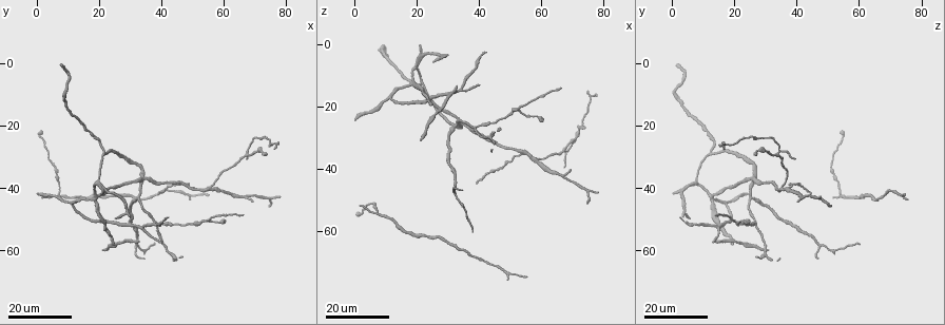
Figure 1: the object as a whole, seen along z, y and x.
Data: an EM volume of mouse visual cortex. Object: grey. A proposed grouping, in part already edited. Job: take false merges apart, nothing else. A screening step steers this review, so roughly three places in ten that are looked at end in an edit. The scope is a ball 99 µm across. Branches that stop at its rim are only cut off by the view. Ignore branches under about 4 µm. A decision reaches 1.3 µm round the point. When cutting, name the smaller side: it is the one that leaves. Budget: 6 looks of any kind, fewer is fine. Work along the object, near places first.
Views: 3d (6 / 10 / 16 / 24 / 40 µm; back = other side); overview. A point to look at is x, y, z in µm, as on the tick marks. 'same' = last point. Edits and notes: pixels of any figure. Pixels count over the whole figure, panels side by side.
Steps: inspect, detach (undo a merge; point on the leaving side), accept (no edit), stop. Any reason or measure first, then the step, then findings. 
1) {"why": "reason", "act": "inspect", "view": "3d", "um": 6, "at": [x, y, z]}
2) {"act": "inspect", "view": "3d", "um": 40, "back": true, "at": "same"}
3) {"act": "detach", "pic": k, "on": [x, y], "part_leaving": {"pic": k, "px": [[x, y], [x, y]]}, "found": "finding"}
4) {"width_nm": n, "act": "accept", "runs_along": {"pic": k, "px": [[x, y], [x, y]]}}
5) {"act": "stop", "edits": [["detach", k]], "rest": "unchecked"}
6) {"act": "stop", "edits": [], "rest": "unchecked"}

{"why": "small branch off a trunk", "act": "inspect", "view": "3d", "um": 16, "at": [52, 51, 20]}

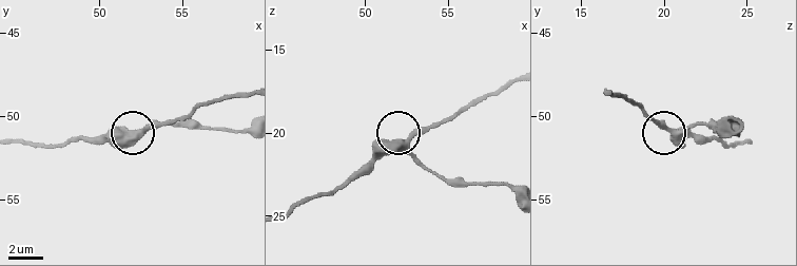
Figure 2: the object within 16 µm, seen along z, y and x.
{"act": "inspect", "view": "3d", "um": 6, "at": [52.5, 51.0, 20.8]}

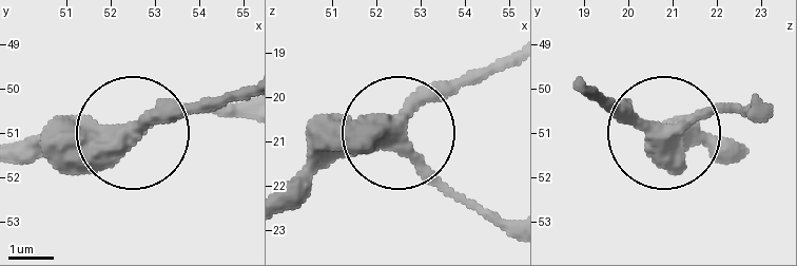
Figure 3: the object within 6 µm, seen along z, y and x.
{"act": "accept", "runs_along": {"pic": 3, "px": [[742, 147], [674, 136], [712, 113], [742, 113]]}, "found": "continuous, no second cell"}

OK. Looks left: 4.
{"why": "arms part here", "act": "inspect", "view": "3d", "um": 16, "at": [35, 37, 25]}

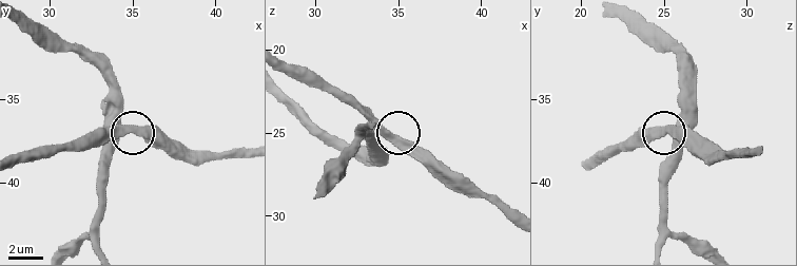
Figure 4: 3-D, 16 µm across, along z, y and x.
{"act": "inspect", "view": "3d", "um": 10, "at": [34.4, 36.9, 25.2]}

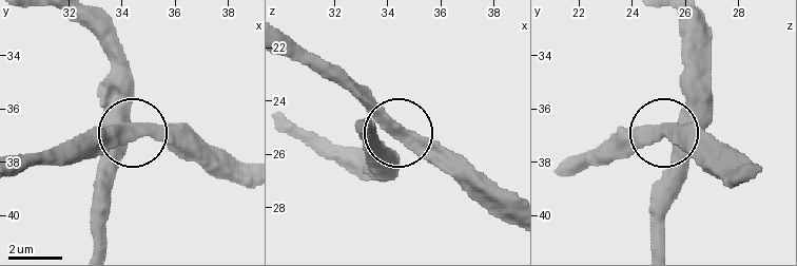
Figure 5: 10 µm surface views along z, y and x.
{"side_arm_um": 73, "act": "accept", "found": "all the same cell"}

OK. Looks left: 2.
{"why": "arms part here", "act": "inspect", "view": "3d", "um": 24, "at": [68, 29, 35]}

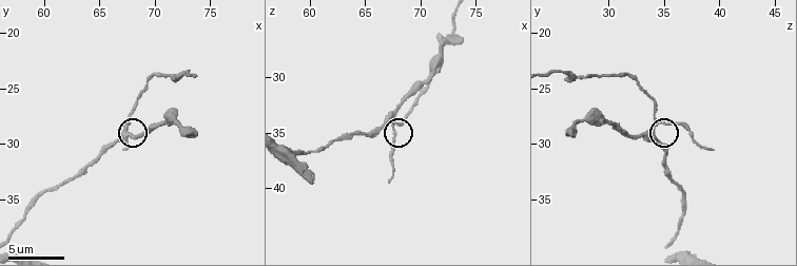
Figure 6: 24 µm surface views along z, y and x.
{"act": "inspect", "view": "3d", "um": 6, "at": [67.4, 28.2, 34.8]}

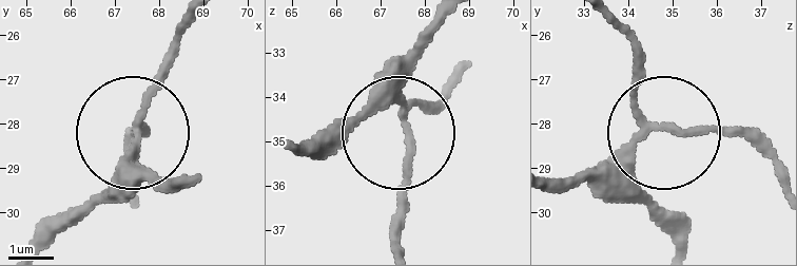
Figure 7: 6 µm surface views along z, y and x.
{"side_arm_um": 6, "act": "detach", "pic": 7, "on": [143, 134], "part_leaving": {"pic": 7, "px": [[135, 133], [180, 23]]}, "found": "a second cell is stuck on"}

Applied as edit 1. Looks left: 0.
{"act": "stop", "edits": [["detach", 7]], "rest": "unchecked"}

